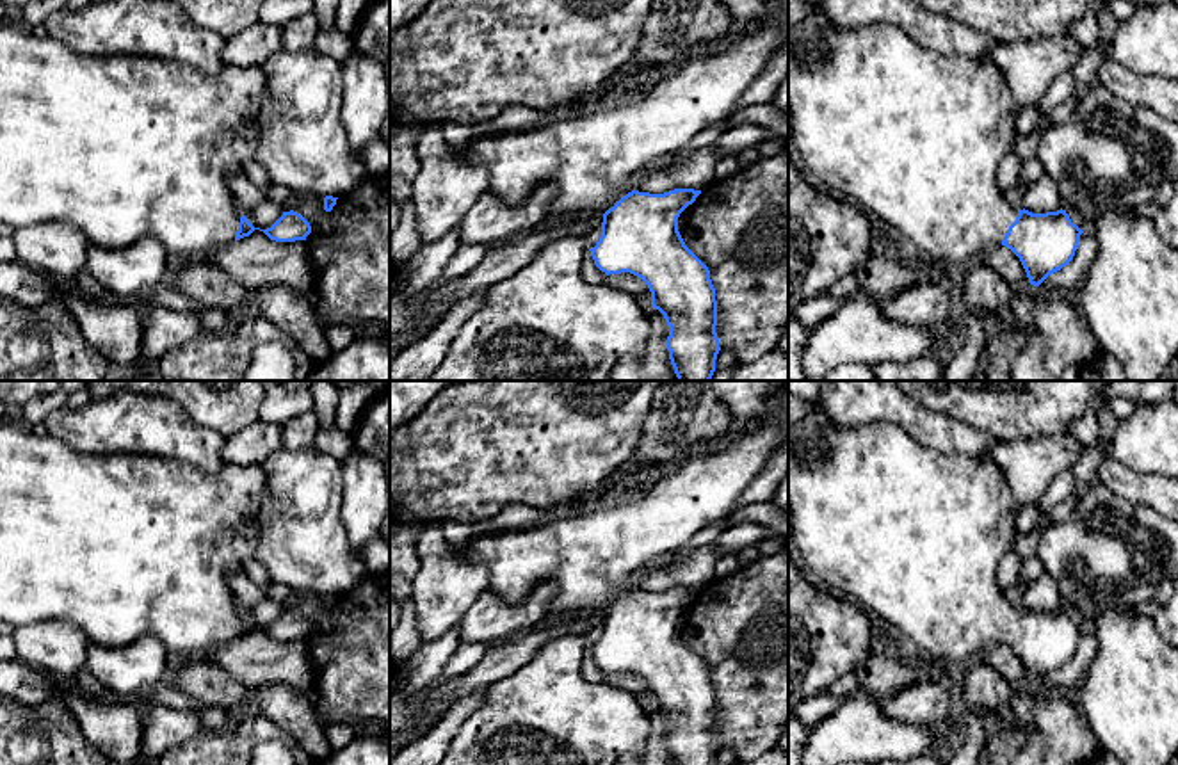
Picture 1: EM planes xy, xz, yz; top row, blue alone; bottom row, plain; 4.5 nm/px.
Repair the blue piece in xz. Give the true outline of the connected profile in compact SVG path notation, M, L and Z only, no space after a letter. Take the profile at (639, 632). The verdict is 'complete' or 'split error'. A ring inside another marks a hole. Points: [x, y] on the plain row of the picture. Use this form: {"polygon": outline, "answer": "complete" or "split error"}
{"polygon": "M788 384L769 397L765 413L751 427L730 434L715 445L696 447L671 475L651 487L641 487L628 502L530 528L480 536L470 539L464 546L450 548L450 552L464 562L484 566L489 578L488 591L507 605L520 605L541 584L552 582L557 592L548 601L546 616L573 617L577 614L601 612L601 635L589 648L596 665L607 674L630 671L648 683L651 706L658 708L669 724L666 744L673 765L715 765L721 749L715 731L715 687L708 665L685 644L678 630L680 612L696 600L701 589L674 587L664 592L650 592L635 589L633 584L650 569L653 560L689 544L699 530L728 516L737 507L746 487L785 445L788 445Z", "answer": "split error"}

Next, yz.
{"polygon": "M815 406L797 425L788 427L788 507L792 511L794 543L806 566L827 585L827 592L851 600L863 610L879 616L940 664L947 660L968 660L973 655L982 655L991 646L1005 644L1020 656L1029 681L1039 685L1050 672L1061 669L1073 658L1084 630L1071 621L1066 608L1061 607L1046 612L1032 612L1025 607L1016 608L996 582L1000 559L1013 548L1016 537L1018 503L1007 477L991 461L945 454L924 447L902 427L888 422L865 423L859 427L833 425Z", "answer": "split error"}

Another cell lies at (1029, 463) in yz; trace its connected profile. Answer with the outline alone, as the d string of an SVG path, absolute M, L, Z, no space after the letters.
M1073 434L998 439L988 452L989 461L1007 477L1018 505L1037 503L1052 480L1071 470L1080 452Z

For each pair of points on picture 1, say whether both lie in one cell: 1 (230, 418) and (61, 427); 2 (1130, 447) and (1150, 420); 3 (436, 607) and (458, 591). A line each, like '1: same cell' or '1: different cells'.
1: different cells
2: same cell
3: same cell

